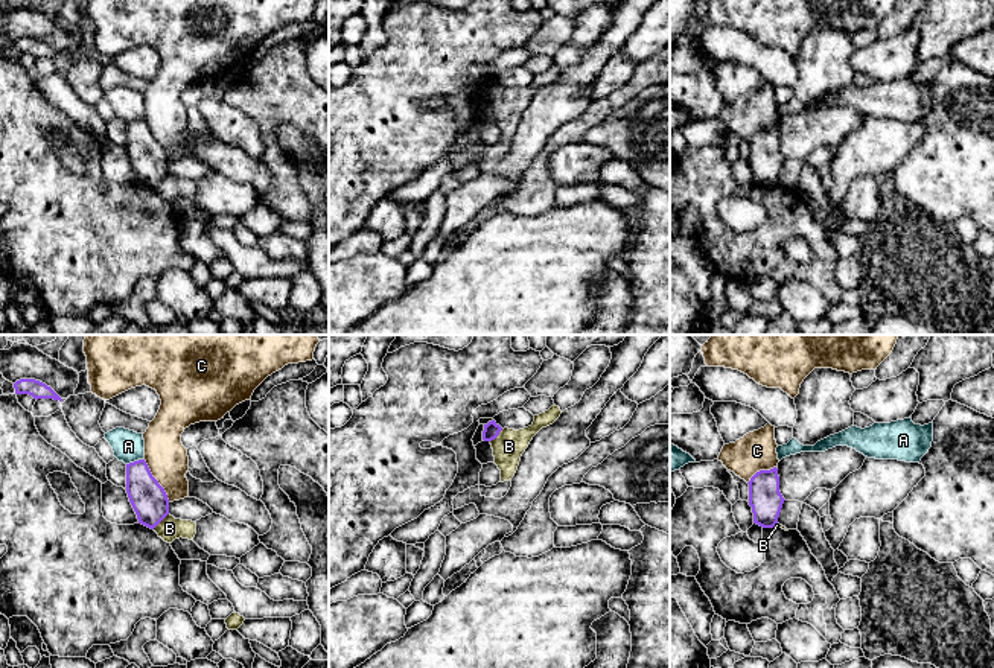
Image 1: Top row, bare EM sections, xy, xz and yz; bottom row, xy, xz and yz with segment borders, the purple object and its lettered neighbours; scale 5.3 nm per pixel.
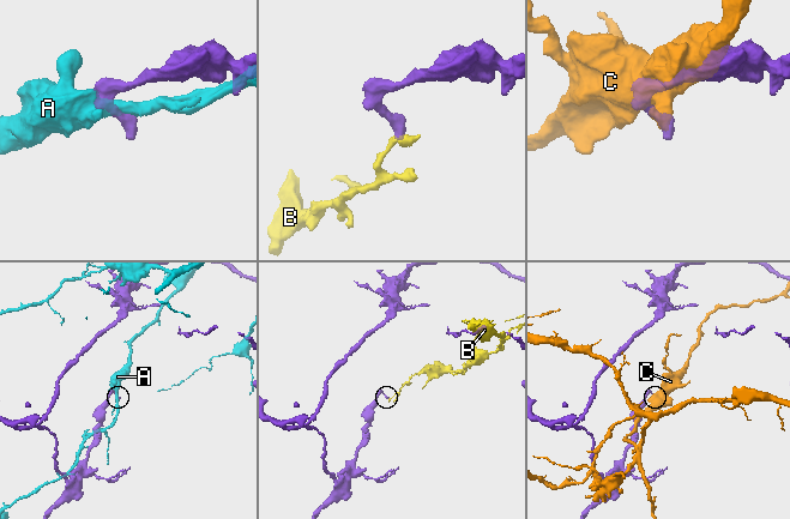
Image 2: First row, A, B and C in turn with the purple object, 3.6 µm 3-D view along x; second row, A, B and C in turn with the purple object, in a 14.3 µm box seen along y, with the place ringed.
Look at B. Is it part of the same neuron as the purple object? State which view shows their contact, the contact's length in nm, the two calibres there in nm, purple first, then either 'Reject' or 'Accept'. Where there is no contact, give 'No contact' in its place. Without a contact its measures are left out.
Touches purple in xy. Shared border 120 nm. Thickness 190 nm (purple) against 120 nm. Reject

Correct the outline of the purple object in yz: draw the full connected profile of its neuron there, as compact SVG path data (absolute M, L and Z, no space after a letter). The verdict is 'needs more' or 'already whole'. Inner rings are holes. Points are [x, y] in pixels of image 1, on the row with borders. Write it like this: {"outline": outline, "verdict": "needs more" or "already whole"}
{"outline": "M778 469L760 470L747 484L753 523L763 528L773 528L785 501L779 491Z", "verdict": "already whole"}

